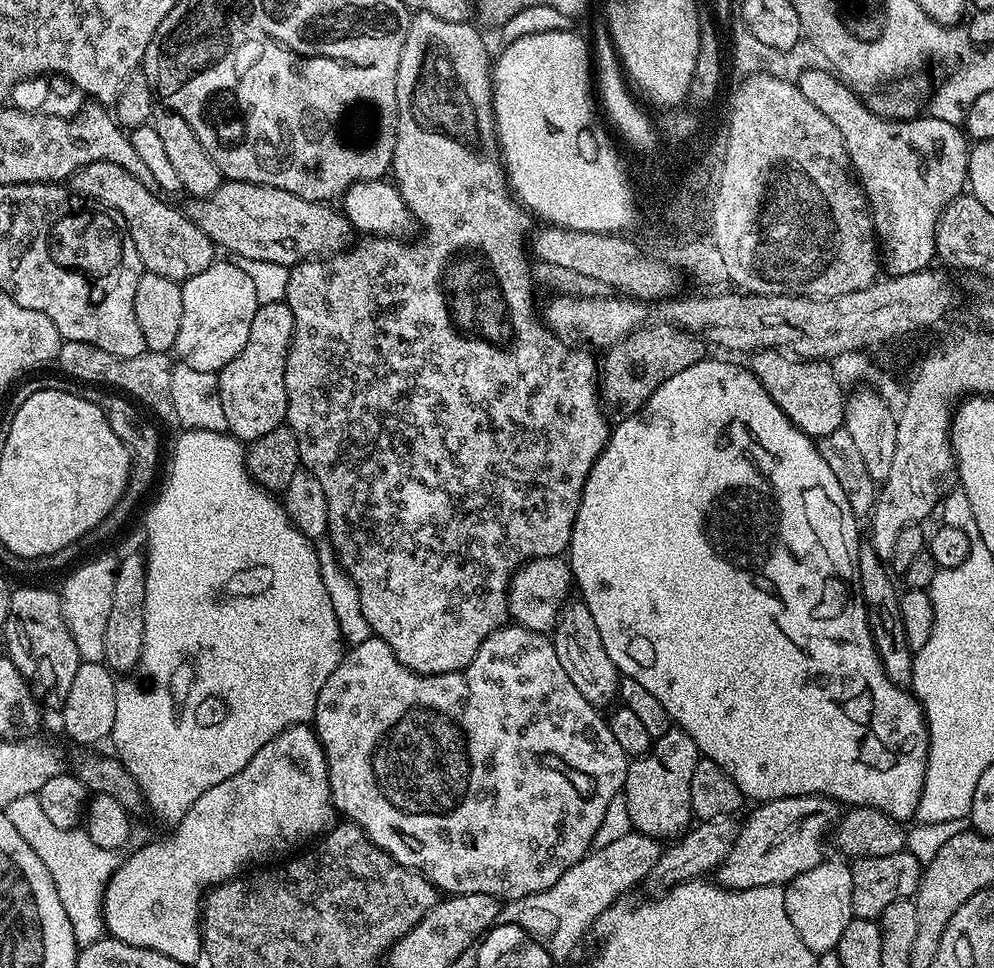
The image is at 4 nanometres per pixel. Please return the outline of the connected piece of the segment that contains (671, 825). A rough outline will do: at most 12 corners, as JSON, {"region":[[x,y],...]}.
{"region":[[678,726],[628,765],[633,829],[667,841],[693,823],[701,760]]}

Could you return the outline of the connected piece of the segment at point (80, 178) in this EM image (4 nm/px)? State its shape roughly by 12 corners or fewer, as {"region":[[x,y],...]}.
{"region":[[103,160],[75,195],[122,214],[146,272],[183,282],[217,259],[187,214]]}

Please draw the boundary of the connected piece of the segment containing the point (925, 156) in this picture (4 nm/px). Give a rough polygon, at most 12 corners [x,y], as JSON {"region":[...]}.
{"region":[[827,67],[798,87],[842,134],[888,276],[925,271],[969,141],[890,120]]}

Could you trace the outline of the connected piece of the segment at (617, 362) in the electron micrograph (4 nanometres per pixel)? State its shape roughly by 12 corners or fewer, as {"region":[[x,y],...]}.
{"region":[[652,322],[607,349],[600,394],[627,418],[705,359],[698,336]]}

